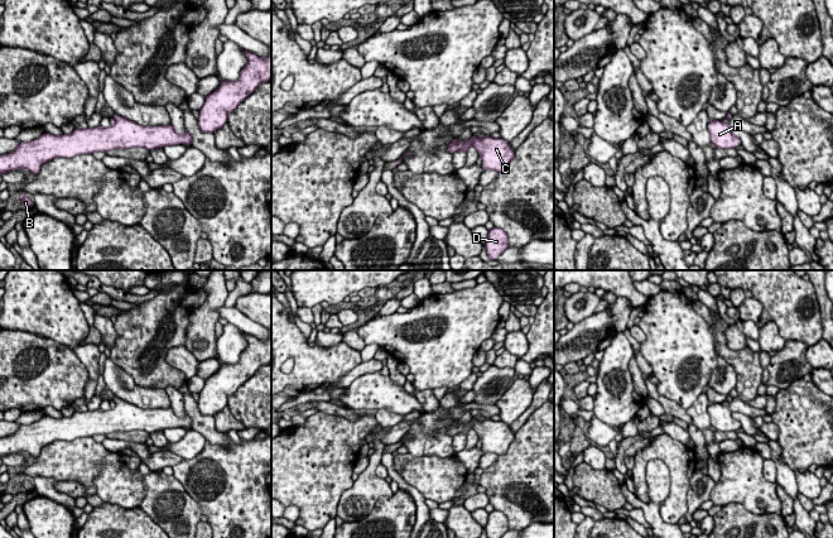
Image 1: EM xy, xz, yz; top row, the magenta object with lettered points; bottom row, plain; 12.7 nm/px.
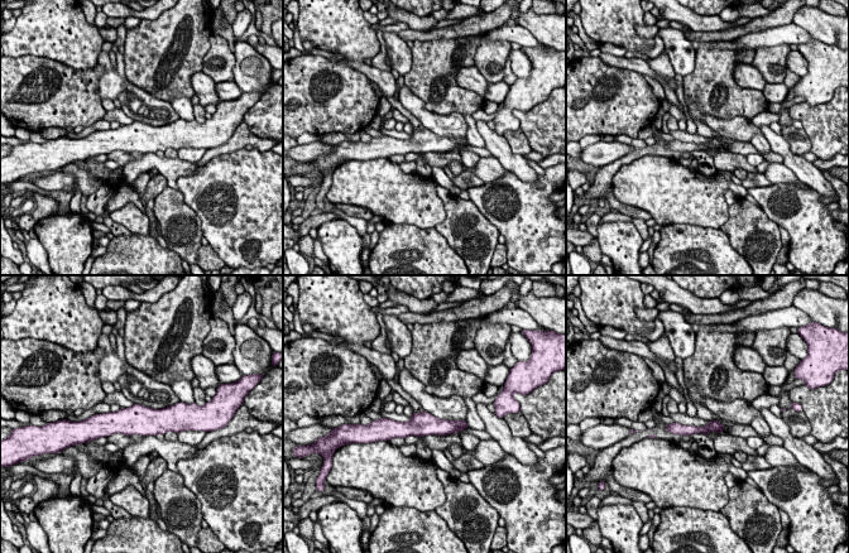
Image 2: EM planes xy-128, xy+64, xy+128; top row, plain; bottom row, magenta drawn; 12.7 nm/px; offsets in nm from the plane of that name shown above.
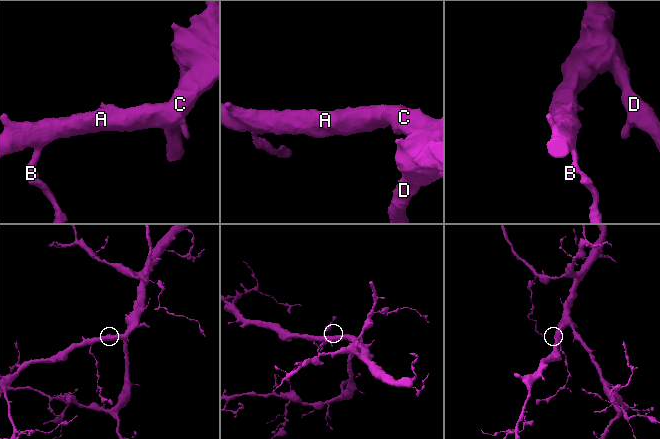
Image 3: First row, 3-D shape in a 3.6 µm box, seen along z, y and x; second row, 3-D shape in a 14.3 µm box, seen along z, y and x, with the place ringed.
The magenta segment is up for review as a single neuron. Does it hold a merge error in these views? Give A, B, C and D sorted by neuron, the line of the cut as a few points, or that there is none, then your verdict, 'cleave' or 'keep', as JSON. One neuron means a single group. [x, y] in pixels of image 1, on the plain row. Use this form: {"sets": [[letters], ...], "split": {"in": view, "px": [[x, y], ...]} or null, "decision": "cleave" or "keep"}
{"sets": [["A", "B", "C", "D"]], "split": null, "decision": "keep"}

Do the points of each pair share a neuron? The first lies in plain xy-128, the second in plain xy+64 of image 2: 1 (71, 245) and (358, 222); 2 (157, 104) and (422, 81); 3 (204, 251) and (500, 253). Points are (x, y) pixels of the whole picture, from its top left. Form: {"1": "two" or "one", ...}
{"1": "two", "2": "two", "3": "one"}

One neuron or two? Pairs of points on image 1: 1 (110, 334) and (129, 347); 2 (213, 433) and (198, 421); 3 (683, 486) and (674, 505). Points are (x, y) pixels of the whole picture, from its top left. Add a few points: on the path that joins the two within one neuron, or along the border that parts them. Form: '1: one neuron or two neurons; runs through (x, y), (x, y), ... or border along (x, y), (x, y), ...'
1: two neurons; border along (114, 323), (115, 344), (111, 349)
2: one neuron; runs through (210, 431), (202, 424)
3: one neuron; runs through (679, 491), (677, 500)

